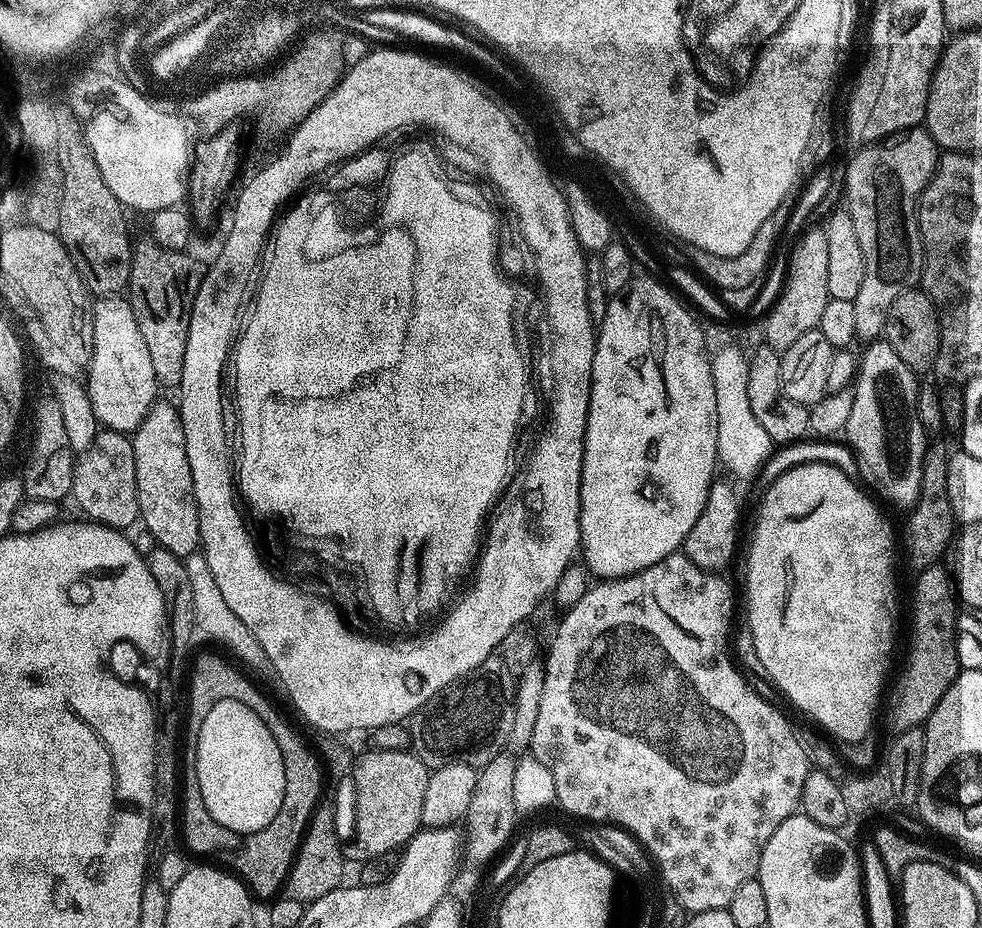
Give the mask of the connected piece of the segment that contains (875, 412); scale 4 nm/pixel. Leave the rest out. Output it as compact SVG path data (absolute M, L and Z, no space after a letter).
M873 340L865 348L868 349L864 356L862 352L858 360L854 410L850 410L846 444L856 457L859 479L885 505L911 510L922 486L926 451L926 433L918 418L918 376L898 358L898 354L894 354L887 340Z

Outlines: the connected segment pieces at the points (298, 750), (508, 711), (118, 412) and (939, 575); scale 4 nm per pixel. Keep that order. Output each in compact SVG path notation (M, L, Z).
M267 695L263 700L256 700L256 708L264 708L262 722L268 720L266 730L272 728L270 734L274 734L274 742L278 742L278 750L282 750L282 770L286 770L286 790L282 794L282 806L278 806L278 814L274 814L274 822L270 822L270 826L262 826L262 830L247 833L243 837L244 845L233 854L230 865L231 871L243 880L249 893L259 898L272 895L275 897L275 892L279 893L283 889L312 813L322 800L322 764L317 753L300 741L299 734L284 721L285 717L280 712L272 716L278 708Z
M525 622L514 626L498 646L494 646L492 655L482 662L468 676L457 680L445 688L435 700L423 704L410 717L411 751L428 767L429 770L442 766L470 766L477 770L484 768L486 762L497 757L510 735L514 723L516 685L522 678L523 671L532 660L537 659L536 637L538 632L531 623Z
M104 294L94 303L93 322L97 337L116 336L116 352L97 351L90 364L92 373L86 379L86 387L94 414L105 429L135 433L158 399L154 366L150 362L146 342L142 339L142 330L138 330L138 318L134 318L131 303L123 295Z
M940 566L923 569L917 575L920 577L912 592L912 641L908 644L908 661L904 664L896 709L892 712L892 724L897 733L921 727L962 671L956 657L958 600L949 573L947 576L942 569Z

